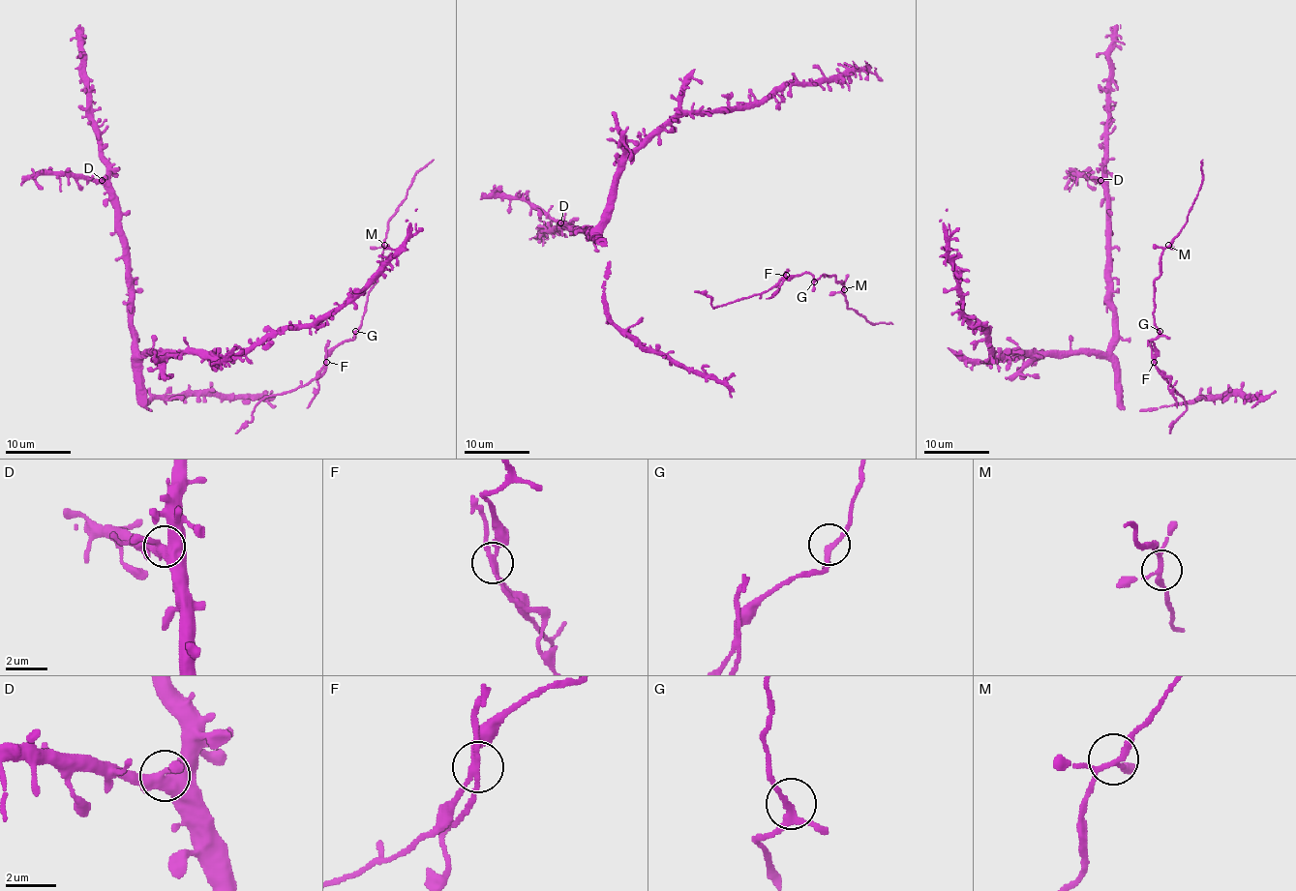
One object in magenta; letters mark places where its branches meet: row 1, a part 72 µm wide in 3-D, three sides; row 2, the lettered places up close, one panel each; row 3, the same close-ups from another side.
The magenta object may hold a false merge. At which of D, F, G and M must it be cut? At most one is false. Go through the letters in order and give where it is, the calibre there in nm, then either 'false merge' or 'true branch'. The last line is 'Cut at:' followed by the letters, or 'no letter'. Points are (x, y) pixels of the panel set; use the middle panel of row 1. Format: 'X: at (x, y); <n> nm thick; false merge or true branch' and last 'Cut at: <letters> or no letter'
D: at (560, 222); 420 nm thick; true branch
F: at (786, 275); 190 nm thick; false merge
G: at (814, 282); 190 nm thick; true branch
M: at (844, 289); 200 nm thick; true branch
Cut at: F

